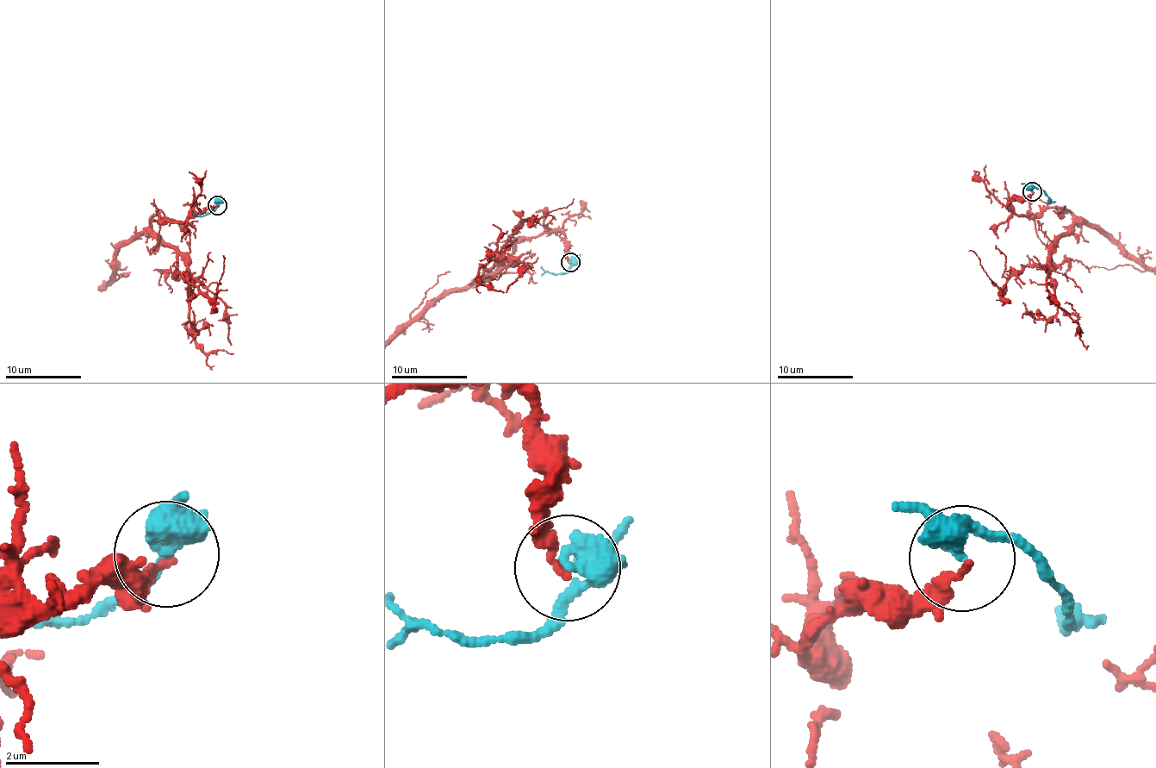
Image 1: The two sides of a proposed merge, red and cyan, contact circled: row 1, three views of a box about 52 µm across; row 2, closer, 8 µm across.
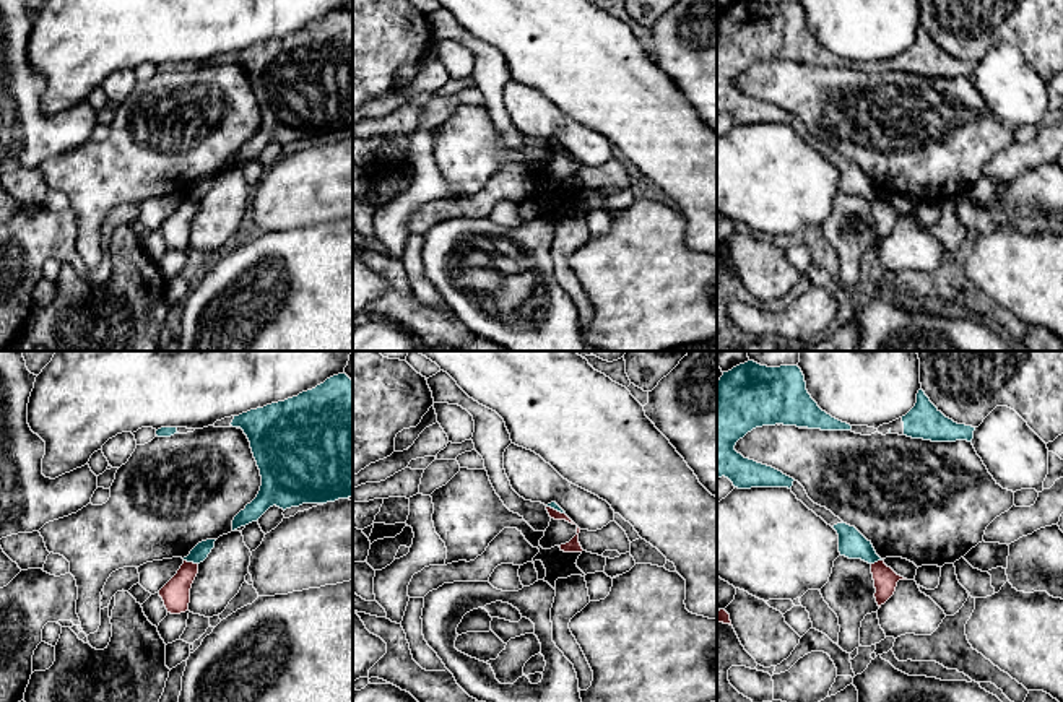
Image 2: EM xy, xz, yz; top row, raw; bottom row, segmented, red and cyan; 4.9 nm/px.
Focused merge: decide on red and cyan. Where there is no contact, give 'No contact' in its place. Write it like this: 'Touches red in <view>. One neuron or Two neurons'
Touches red in xy. Two neurons

